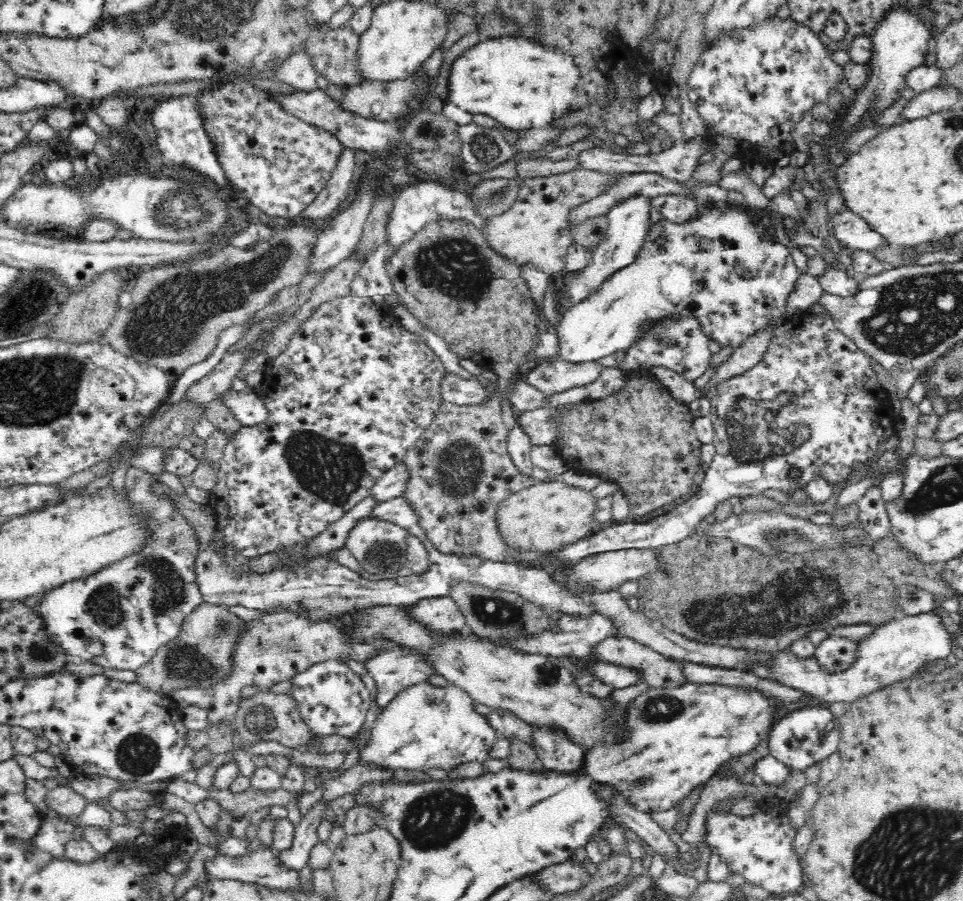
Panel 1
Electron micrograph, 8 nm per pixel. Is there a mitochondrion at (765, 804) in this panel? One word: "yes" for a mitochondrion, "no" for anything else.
no

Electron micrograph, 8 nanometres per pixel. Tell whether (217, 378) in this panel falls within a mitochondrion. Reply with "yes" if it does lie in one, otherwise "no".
no

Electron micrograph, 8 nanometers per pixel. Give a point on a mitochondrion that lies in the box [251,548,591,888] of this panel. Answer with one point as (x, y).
(435, 819)

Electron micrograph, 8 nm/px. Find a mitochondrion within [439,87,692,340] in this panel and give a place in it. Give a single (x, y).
(483, 147)

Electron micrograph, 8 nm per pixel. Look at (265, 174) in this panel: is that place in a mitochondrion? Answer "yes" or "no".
no

